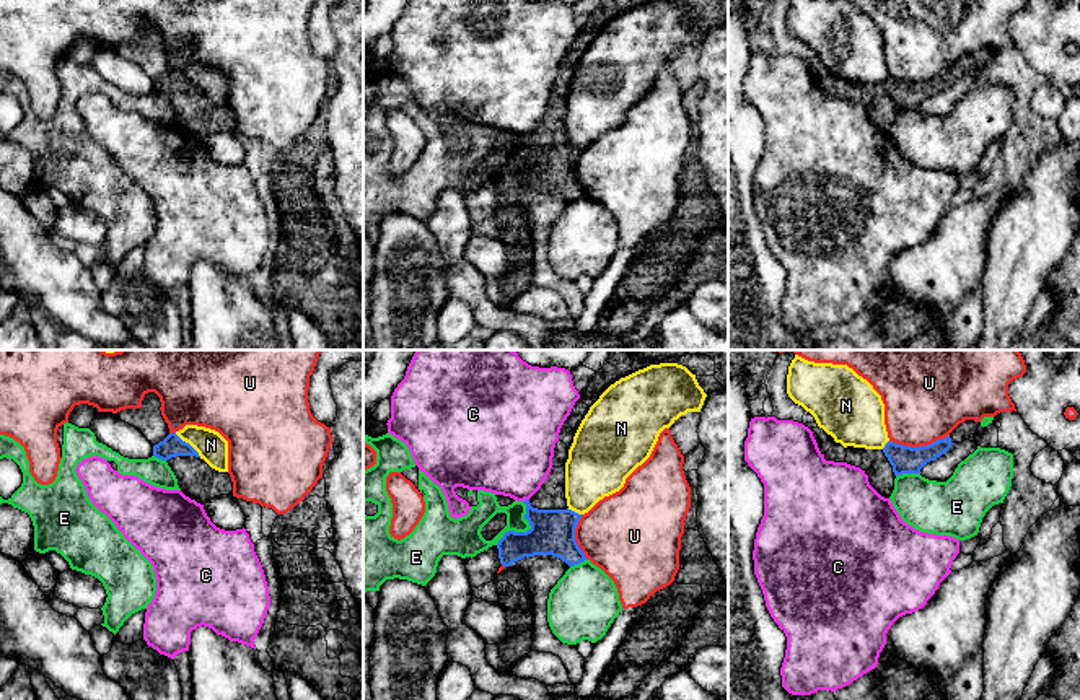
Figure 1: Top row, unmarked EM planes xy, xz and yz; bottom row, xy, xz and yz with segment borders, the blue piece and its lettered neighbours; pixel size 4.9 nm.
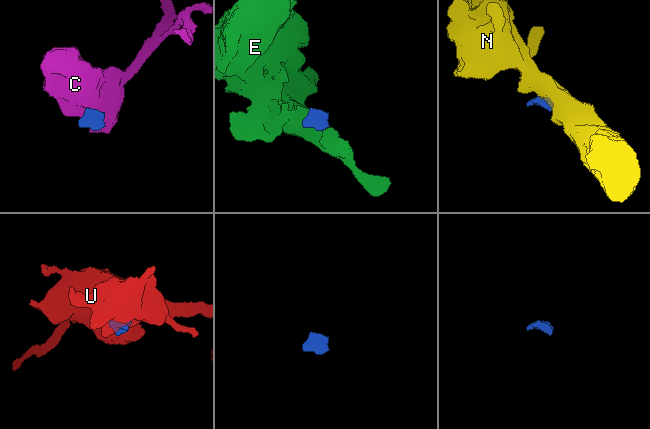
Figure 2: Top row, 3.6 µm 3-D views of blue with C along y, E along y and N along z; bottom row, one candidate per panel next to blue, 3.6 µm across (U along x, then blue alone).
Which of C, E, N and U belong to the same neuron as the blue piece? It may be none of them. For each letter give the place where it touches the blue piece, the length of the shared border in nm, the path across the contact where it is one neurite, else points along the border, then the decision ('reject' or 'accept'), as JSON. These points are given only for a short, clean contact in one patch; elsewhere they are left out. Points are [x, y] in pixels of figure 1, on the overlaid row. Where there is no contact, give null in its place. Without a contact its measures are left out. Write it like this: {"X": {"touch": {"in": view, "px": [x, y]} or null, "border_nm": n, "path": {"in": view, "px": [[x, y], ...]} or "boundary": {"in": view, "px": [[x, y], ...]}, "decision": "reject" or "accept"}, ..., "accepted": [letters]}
{"C": {"touch": {"in": "xz", "px": [525, 500]}, "border_nm": 40, "boundary": {"in": "xz", "px": [[528, 498], [523, 502]]}, "decision": "reject"}, "E": {"touch": {"in": "xz", "px": [526, 531]}, "border_nm": 260, "decision": "reject"}, "N": {"touch": {"in": "xy", "px": [188, 443]}, "border_nm": 180, "boundary": {"in": "xy", "px": [[175, 433], [201, 456]]}, "decision": "reject"}, "U": {"touch": {"in": "yz", "px": [919, 446]}, "border_nm": 300, "decision": "reject"}, "accepted": []}

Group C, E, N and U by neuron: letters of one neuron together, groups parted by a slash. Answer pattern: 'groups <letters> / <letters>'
groups C / E / N / U

